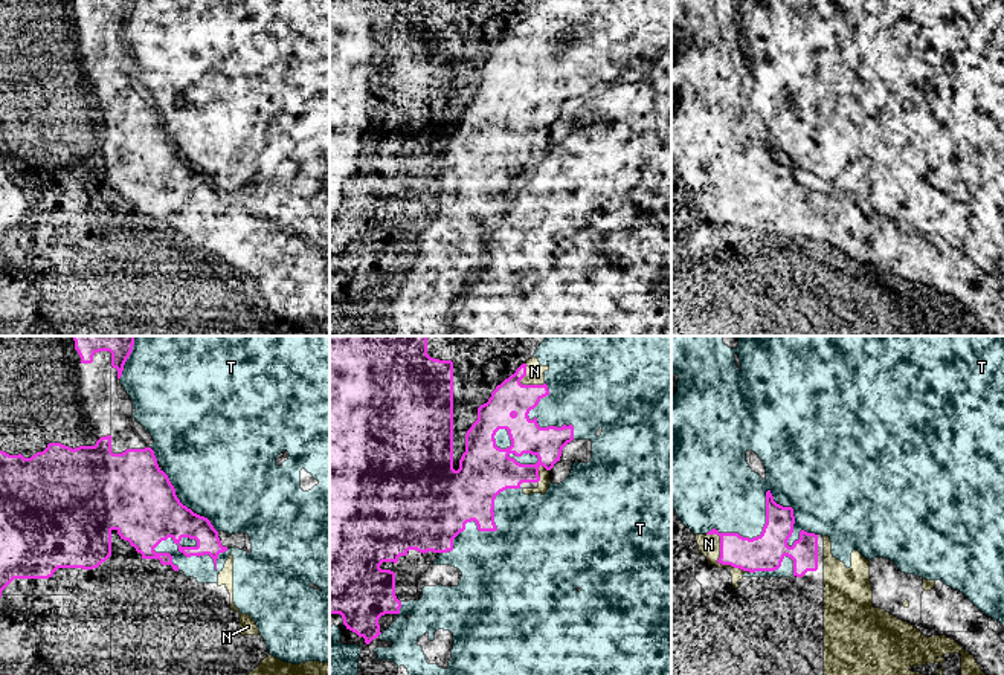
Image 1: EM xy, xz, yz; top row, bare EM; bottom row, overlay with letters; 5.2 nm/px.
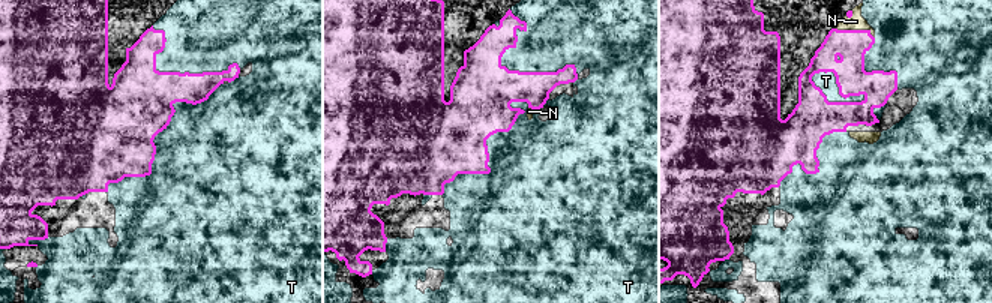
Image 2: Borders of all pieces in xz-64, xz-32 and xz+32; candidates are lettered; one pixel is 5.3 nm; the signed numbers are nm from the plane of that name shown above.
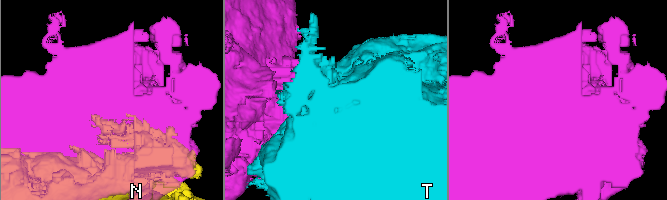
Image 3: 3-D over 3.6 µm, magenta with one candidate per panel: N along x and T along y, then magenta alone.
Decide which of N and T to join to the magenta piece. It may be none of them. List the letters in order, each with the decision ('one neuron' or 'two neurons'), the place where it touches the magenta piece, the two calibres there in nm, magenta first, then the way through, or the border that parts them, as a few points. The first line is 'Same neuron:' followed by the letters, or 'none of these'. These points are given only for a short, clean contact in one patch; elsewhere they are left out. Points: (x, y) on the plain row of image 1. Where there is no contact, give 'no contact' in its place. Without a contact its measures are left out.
Same neuron: none of these
N: two neurons | yz (719, 217) | 190/110 nm
T: two neurons | yz (768, 148) | 150/460 nm

